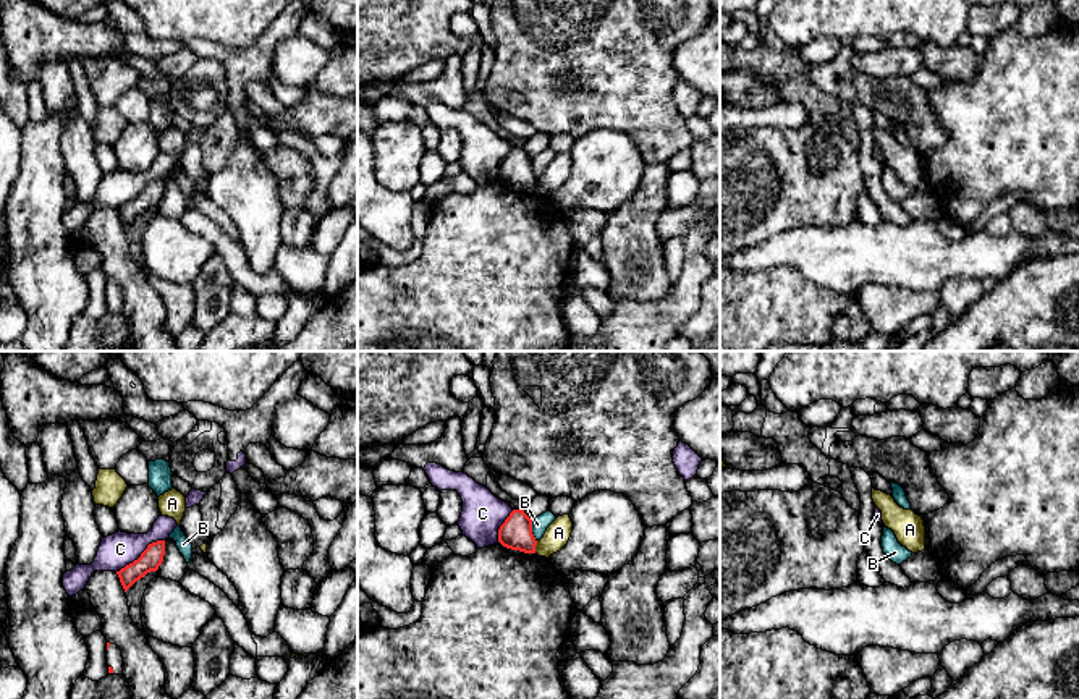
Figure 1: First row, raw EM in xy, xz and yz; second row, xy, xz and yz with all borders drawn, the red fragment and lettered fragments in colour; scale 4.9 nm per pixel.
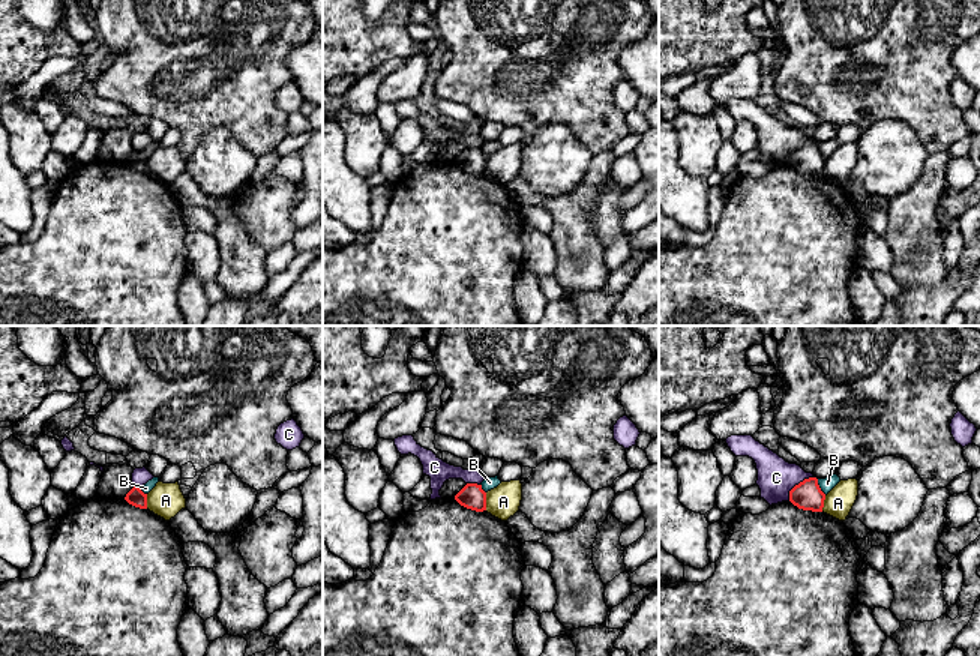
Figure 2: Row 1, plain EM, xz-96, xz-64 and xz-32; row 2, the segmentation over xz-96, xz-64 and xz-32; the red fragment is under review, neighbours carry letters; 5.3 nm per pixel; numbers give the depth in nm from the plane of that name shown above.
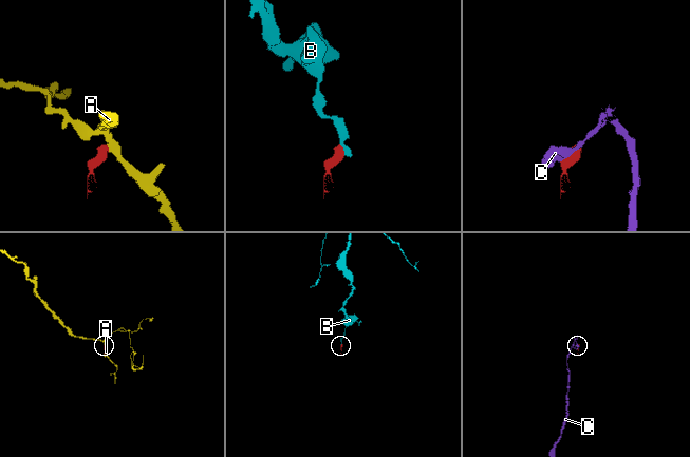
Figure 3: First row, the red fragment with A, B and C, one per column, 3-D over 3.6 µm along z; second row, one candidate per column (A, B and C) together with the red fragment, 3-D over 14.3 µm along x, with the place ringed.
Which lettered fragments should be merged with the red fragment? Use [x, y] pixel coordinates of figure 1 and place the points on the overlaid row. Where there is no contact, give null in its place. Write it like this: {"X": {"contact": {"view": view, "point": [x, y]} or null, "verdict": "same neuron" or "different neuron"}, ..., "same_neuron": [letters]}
{"A": {"contact": {"view": "xz", "point": [534, 547]}, "verdict": "different neuron"}, "B": {"contact": {"view": "xz", "point": [531, 531]}, "verdict": "different neuron"}, "C": {"contact": {"view": "xy", "point": [141, 555]}, "verdict": "different neuron"}, "same_neuron": []}

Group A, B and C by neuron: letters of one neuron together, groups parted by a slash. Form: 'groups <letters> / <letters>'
groups A / B / C

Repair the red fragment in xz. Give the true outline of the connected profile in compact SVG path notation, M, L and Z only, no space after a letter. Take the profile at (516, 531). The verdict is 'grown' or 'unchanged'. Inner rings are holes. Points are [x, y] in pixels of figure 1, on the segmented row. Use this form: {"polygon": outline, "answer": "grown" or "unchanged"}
{"polygon": "M513 510L498 529L498 542L511 550L535 553L537 540L532 534L532 519L524 510Z", "answer": "unchanged"}

